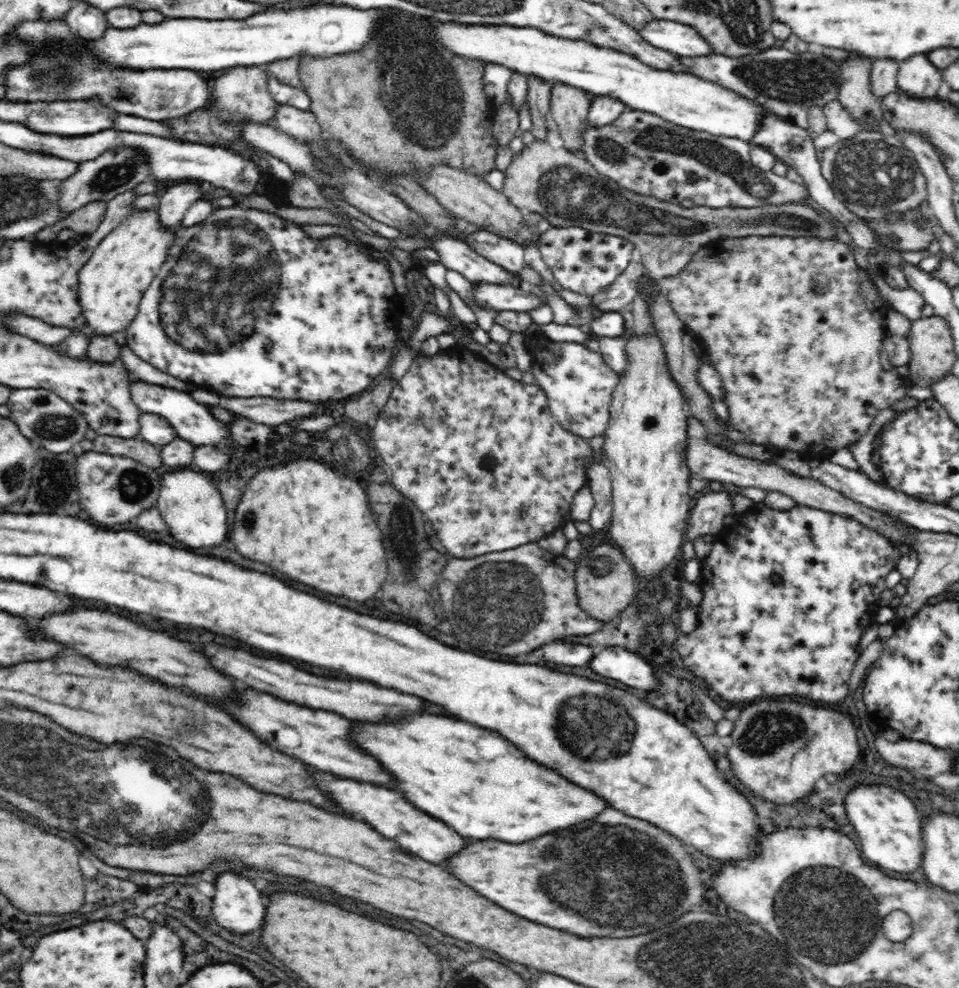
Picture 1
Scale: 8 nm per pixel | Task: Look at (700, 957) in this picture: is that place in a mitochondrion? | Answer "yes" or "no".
yes

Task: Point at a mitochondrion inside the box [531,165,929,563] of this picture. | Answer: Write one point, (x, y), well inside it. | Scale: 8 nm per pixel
(894, 228)

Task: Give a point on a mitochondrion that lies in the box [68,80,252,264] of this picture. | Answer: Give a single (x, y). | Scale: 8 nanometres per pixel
(117, 174)

